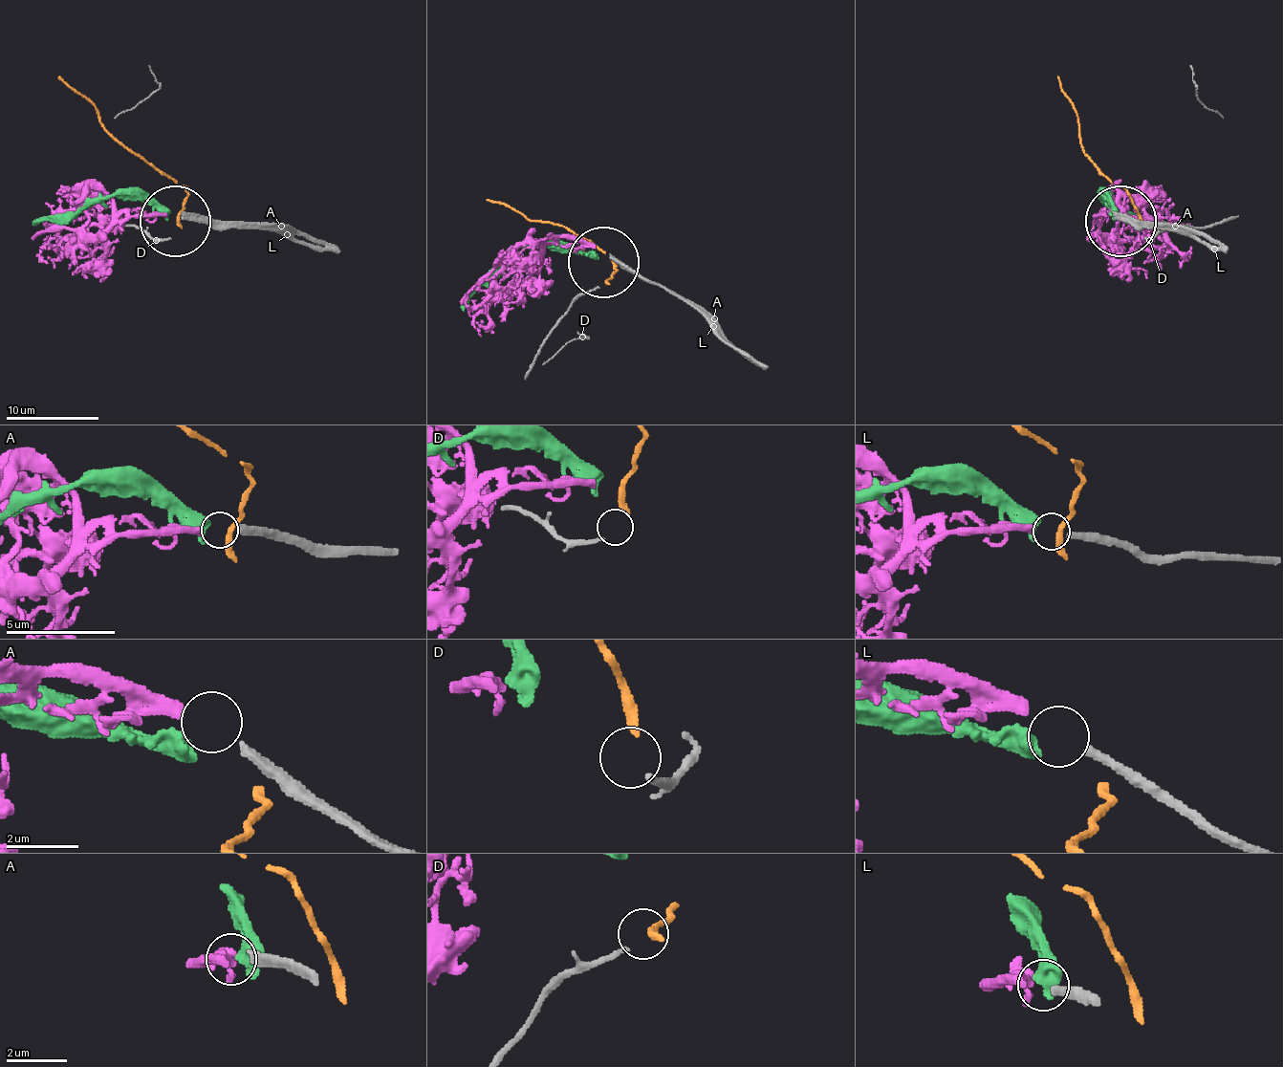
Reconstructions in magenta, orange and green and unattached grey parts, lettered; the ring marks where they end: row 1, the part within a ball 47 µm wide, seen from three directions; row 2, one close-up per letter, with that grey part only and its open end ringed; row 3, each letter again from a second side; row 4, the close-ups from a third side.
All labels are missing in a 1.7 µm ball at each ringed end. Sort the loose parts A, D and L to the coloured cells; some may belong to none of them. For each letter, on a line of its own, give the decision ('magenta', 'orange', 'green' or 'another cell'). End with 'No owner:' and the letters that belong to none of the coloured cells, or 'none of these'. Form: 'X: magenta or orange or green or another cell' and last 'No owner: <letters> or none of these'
A: magenta
D: orange
L: another cell
No owner: L

